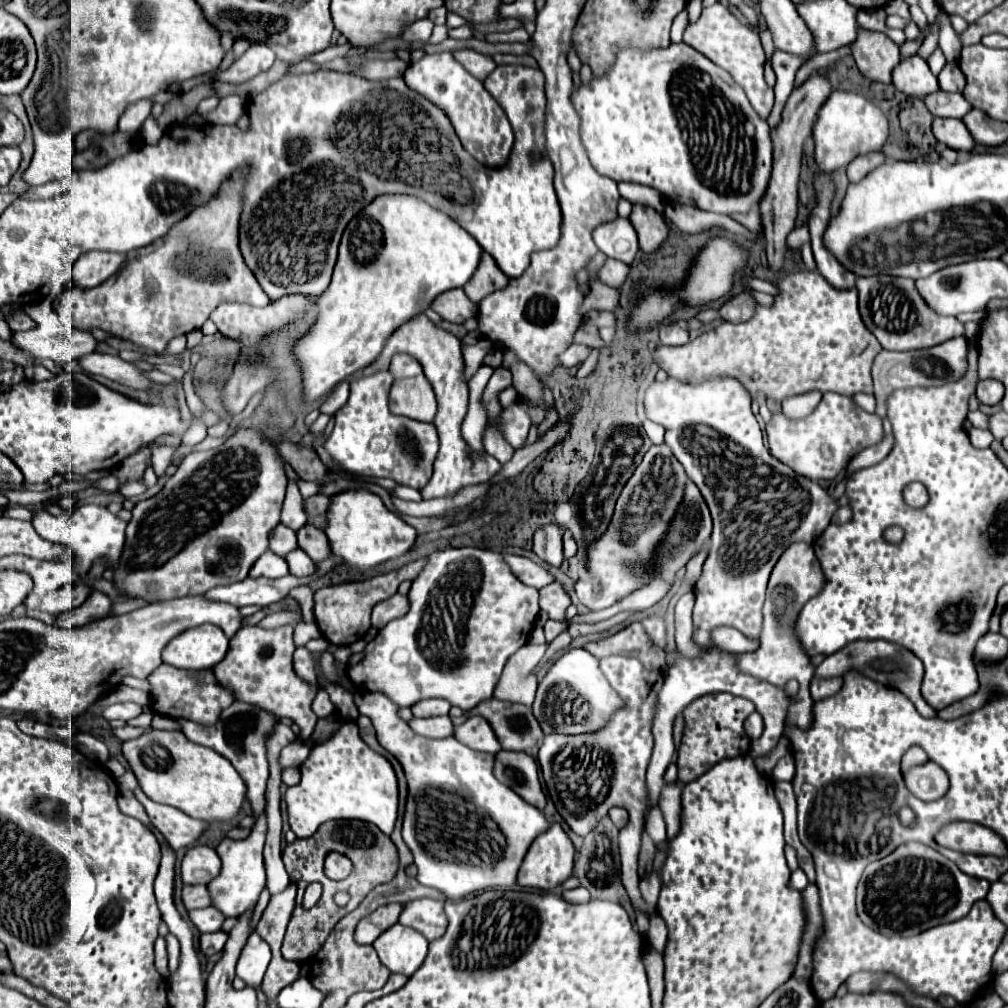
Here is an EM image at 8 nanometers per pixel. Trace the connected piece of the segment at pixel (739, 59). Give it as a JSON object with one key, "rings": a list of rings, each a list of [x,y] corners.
{"rings":[[[716,2],[702,10],[700,18],[696,22],[688,22],[684,30],[684,42],[702,52],[706,58],[710,58],[716,66],[724,68],[736,84],[740,84],[752,104],[752,108],[758,112],[760,118],[768,120],[772,106],[774,106],[774,90],[764,82],[764,64],[766,54],[760,44],[758,30],[750,24],[742,24],[724,4]]]}

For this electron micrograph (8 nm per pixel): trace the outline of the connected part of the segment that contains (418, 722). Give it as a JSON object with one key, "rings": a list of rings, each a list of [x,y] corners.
{"rings":[[[432,716],[432,718],[412,718],[410,728],[414,728],[416,734],[428,736],[428,738],[446,738],[454,734],[452,718],[446,716]]]}

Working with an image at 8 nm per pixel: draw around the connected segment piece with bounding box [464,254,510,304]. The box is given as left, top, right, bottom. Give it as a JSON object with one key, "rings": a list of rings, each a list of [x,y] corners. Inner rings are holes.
{"rings":[[[484,254],[482,262],[478,266],[478,274],[474,274],[474,278],[464,286],[464,292],[472,302],[478,304],[486,296],[494,294],[496,290],[506,288],[508,282],[510,282],[510,278],[498,268],[494,258],[490,258],[490,254]]]}

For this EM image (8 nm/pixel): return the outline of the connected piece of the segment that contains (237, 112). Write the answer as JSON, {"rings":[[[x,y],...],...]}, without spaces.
{"rings":[[[226,96],[220,100],[218,108],[208,112],[204,118],[206,124],[236,124],[236,120],[246,112],[246,98]]]}

